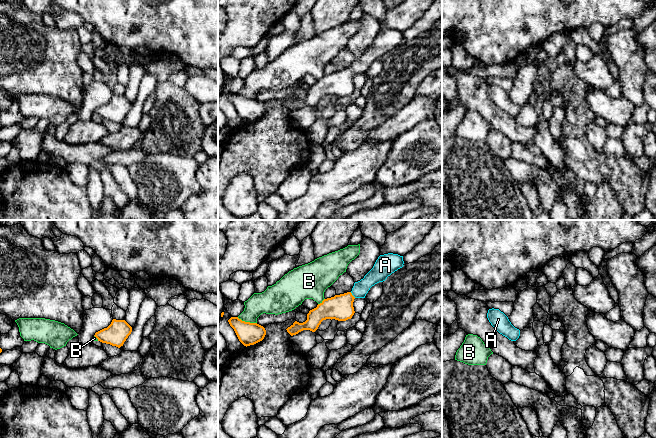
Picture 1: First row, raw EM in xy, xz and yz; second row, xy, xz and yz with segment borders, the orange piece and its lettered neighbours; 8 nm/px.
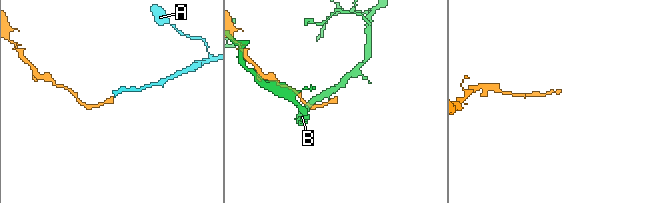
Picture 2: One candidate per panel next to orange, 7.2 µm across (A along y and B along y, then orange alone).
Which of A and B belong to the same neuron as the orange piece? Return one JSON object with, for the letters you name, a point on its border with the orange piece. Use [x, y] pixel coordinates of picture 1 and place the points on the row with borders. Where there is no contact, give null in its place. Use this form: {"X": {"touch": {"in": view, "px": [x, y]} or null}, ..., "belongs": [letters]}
{"A": {"touch": {"in": "xz", "px": [352, 295]}}, "belongs": ["A"]}

